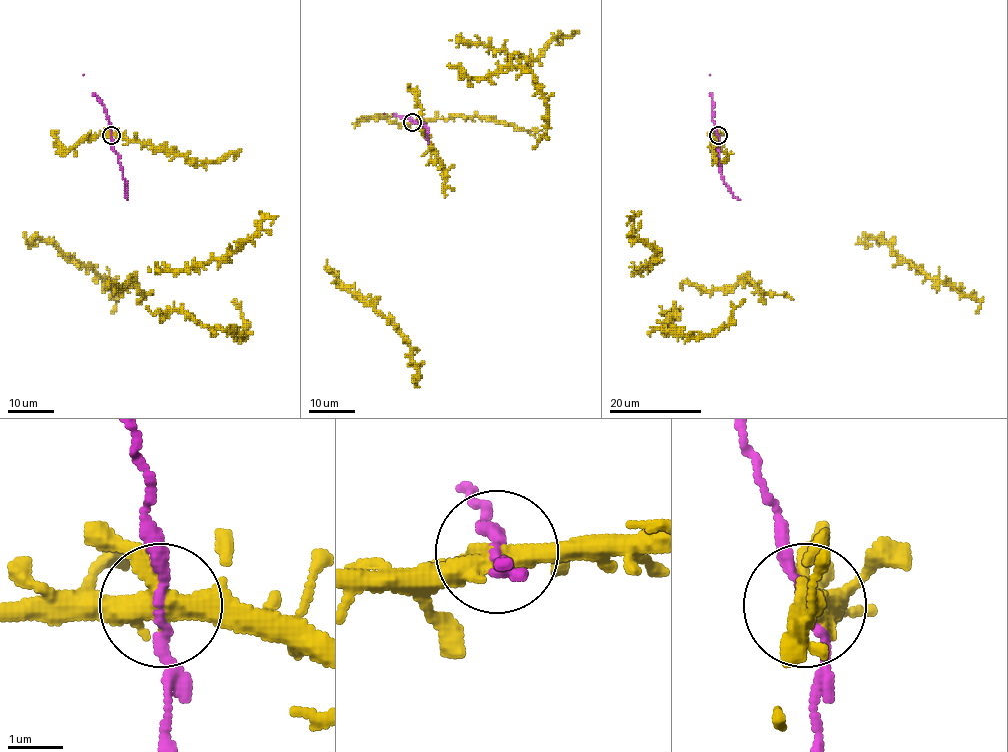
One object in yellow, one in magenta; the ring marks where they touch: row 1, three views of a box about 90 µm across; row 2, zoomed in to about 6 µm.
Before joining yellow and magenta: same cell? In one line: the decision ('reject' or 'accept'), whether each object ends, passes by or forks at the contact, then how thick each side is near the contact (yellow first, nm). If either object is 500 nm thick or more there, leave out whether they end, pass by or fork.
reject; yellow forks there; magenta passes by; 360 nm thick on the yellow side, 160 nm on the other

